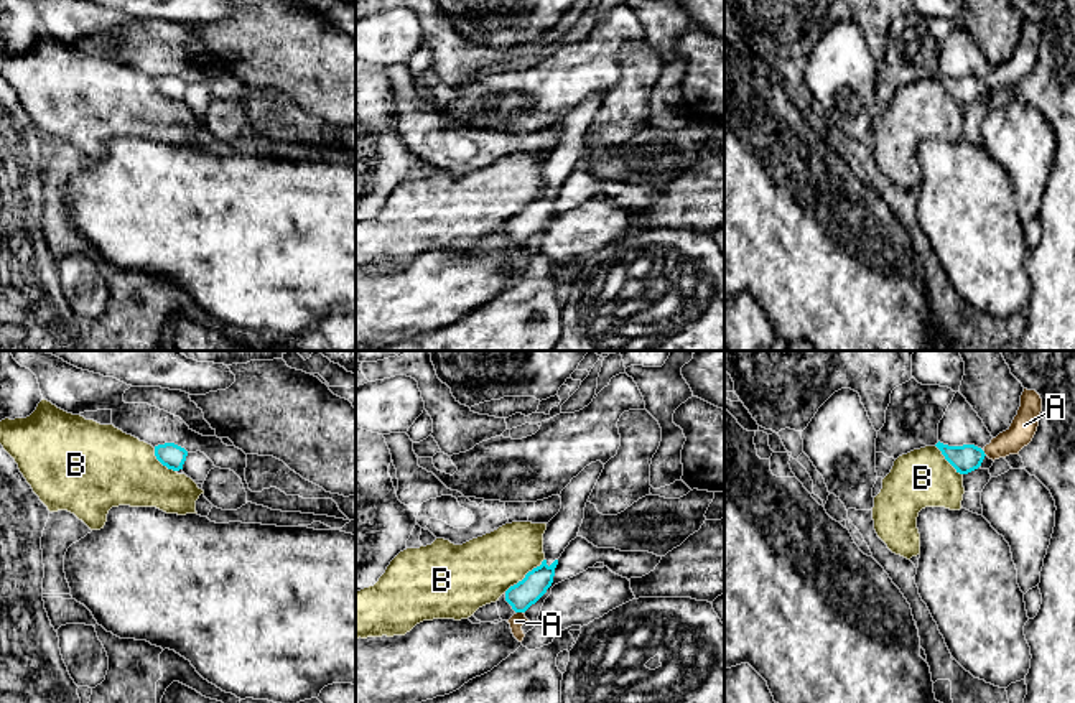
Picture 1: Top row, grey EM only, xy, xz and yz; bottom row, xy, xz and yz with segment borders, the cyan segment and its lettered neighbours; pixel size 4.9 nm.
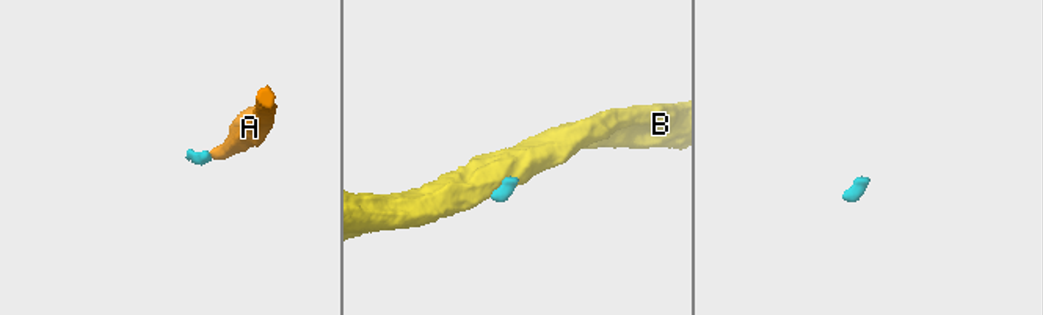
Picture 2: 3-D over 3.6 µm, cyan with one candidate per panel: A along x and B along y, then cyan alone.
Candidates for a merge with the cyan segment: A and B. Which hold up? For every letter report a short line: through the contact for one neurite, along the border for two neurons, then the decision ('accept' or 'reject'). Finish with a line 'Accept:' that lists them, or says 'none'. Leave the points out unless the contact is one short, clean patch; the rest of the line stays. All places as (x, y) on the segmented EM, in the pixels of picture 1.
A: xz (521, 596), (521, 611), (516, 621) | accept
B: xz (544, 558), (504, 591) | reject
Accept: A

